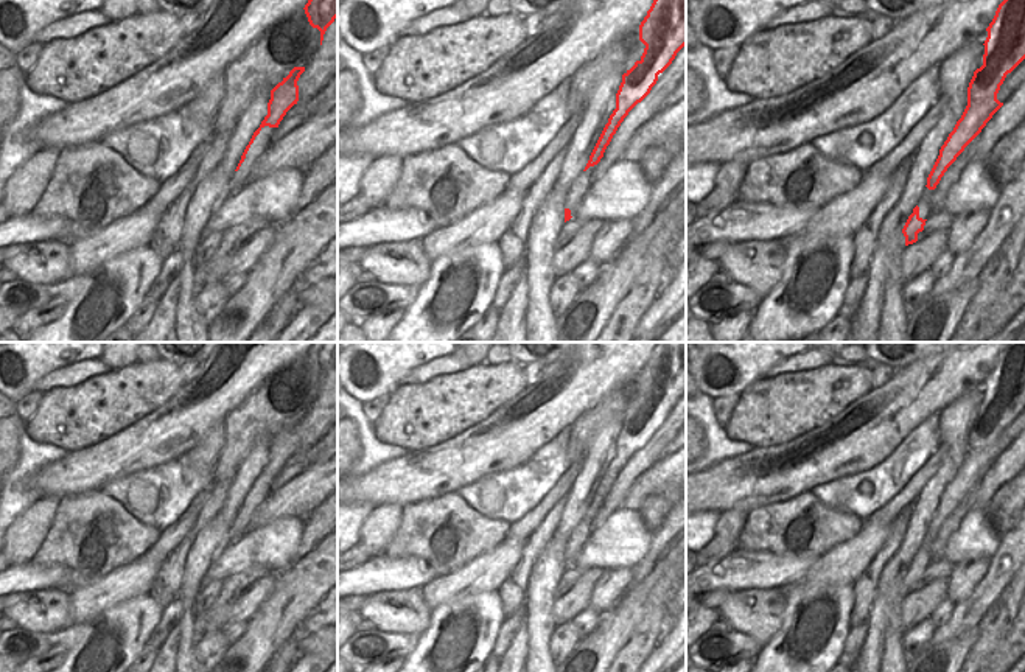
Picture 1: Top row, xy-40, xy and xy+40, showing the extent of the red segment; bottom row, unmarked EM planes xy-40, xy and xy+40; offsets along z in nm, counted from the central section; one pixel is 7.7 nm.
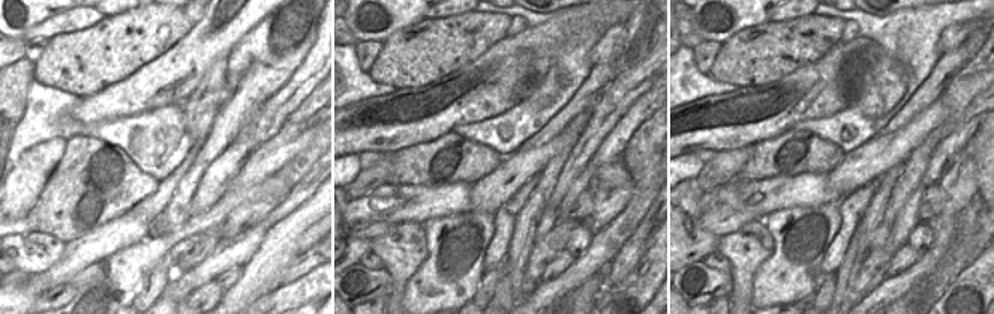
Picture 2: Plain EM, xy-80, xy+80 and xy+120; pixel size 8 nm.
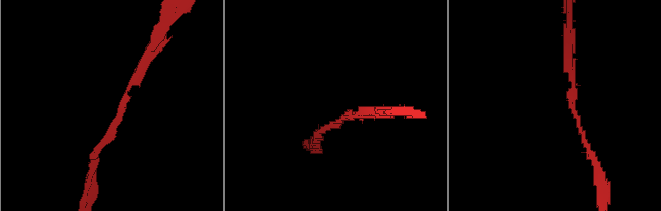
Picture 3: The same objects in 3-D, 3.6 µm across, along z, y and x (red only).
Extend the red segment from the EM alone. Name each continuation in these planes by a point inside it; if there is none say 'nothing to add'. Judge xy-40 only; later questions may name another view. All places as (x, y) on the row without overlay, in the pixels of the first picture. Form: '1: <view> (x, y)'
nothing to add.

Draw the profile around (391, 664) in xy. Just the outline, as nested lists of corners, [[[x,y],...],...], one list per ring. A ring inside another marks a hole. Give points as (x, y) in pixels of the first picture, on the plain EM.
[[[387,658],[384,661],[372,663],[361,669],[359,672],[400,672],[403,667],[403,658]]]

